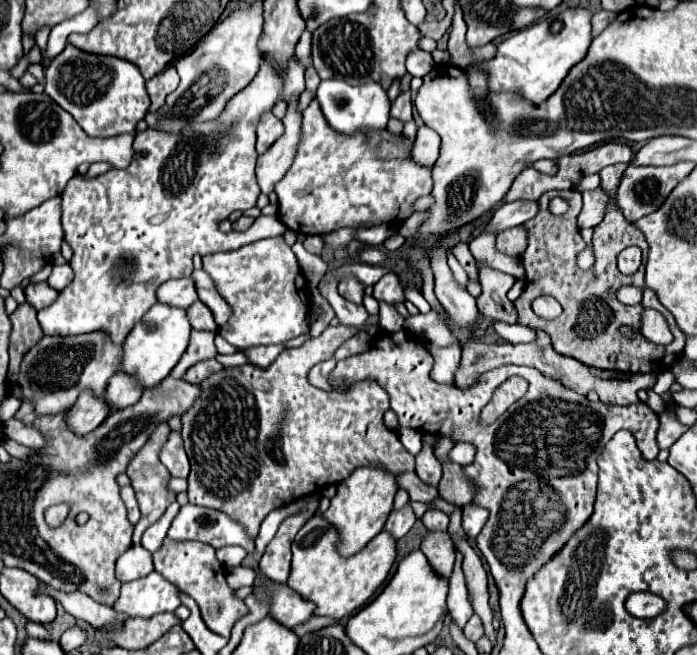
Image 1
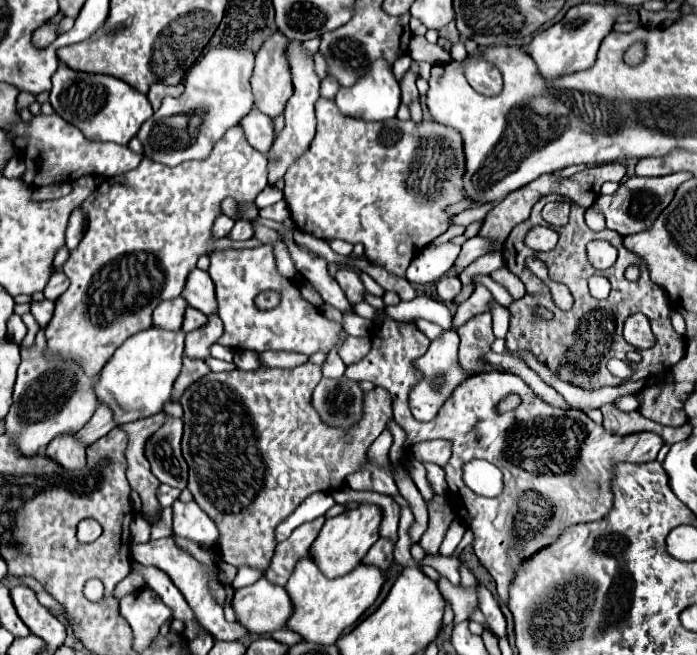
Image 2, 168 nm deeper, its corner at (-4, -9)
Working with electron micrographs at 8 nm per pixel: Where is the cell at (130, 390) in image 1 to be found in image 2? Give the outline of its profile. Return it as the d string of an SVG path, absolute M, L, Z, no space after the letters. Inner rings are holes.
M98 406L92 420L88 420L88 424L76 432L76 440L82 442L84 446L90 446L98 438L106 436L114 426L116 424L112 422L112 410L108 410L108 406Z

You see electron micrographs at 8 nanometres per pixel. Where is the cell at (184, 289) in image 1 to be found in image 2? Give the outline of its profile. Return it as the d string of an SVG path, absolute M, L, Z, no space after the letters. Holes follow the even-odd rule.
M174 298L168 302L160 302L160 306L156 306L154 314L152 314L152 326L156 328L164 328L164 330L180 330L182 326L182 314L186 310L186 302L184 298Z

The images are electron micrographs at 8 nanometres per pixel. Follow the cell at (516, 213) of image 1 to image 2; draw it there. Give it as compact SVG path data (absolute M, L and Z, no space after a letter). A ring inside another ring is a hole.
M480 236L470 238L468 242L462 244L462 252L460 252L460 256L456 258L456 262L454 262L454 274L460 276L462 270L466 270L476 258L488 254L490 250L492 250L492 242L490 242L490 240L480 238Z

